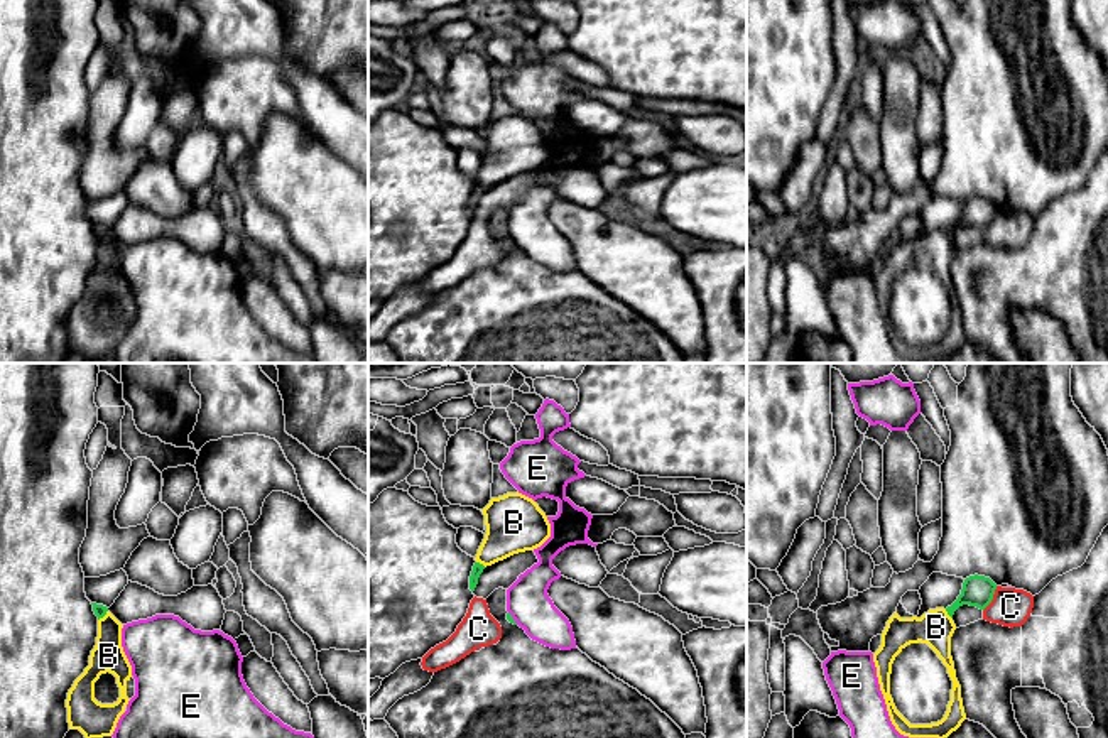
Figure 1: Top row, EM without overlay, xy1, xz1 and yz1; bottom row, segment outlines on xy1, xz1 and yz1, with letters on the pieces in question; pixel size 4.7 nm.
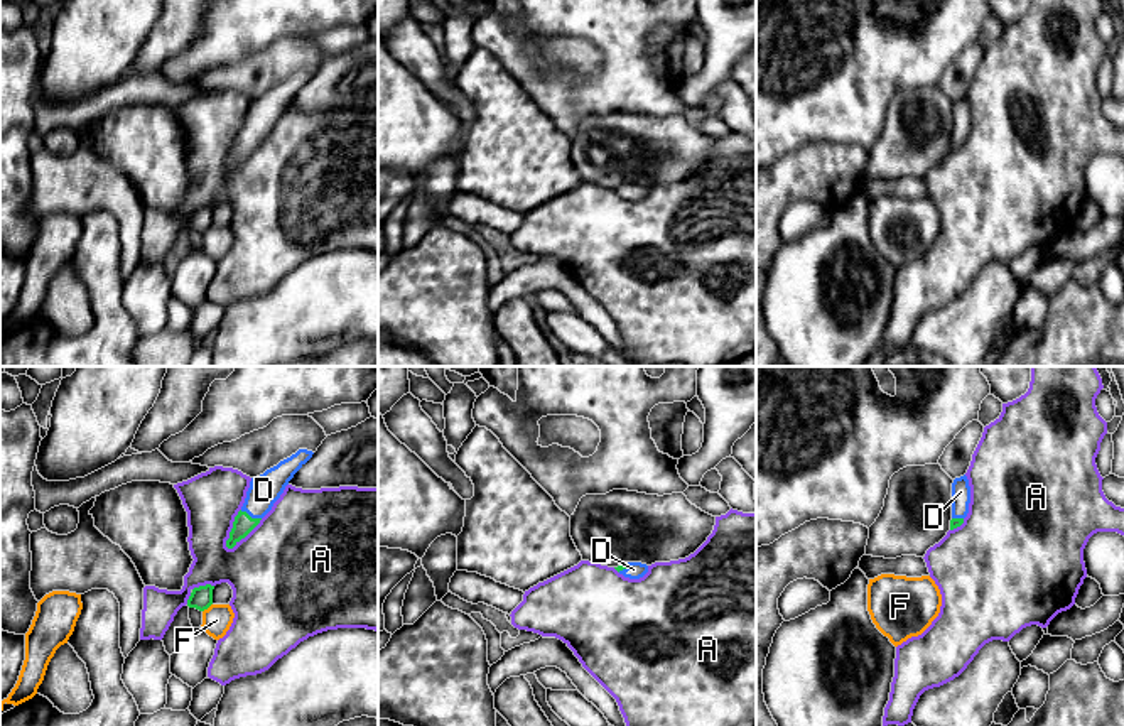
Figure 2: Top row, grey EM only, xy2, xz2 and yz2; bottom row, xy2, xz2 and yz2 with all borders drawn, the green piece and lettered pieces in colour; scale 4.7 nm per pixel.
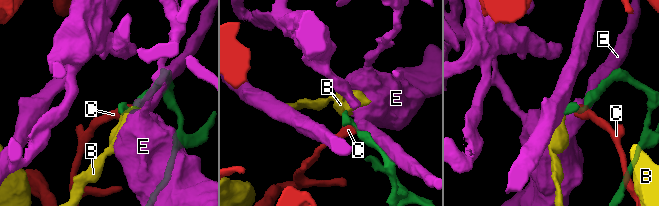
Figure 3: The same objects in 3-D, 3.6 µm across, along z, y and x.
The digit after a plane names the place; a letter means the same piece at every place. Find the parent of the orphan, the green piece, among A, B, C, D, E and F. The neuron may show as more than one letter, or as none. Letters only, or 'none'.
D

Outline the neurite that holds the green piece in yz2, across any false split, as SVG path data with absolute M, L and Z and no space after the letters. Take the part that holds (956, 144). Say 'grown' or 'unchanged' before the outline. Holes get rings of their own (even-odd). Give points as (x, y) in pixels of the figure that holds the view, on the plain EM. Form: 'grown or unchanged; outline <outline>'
grown; outline M967 98L955 100L952 105L952 142L950 152L960 149L969 135L970 108Z

